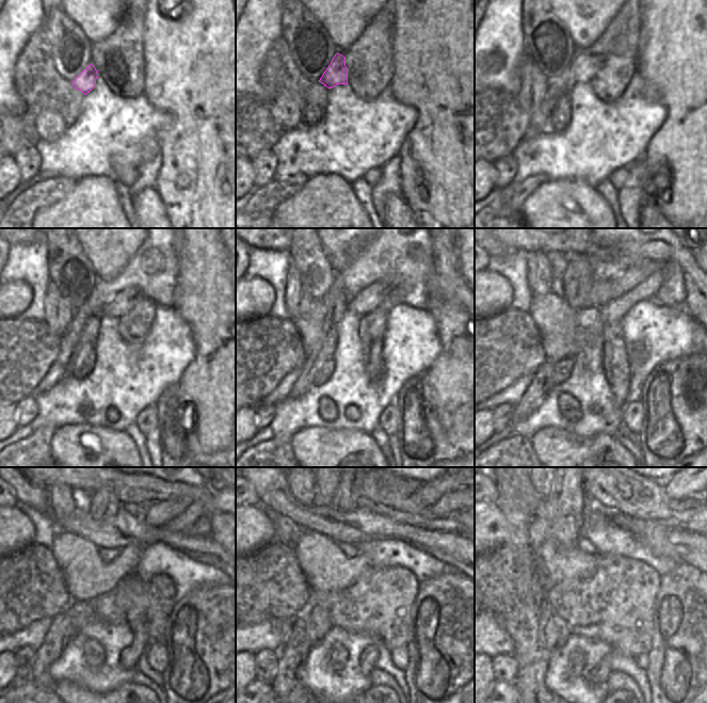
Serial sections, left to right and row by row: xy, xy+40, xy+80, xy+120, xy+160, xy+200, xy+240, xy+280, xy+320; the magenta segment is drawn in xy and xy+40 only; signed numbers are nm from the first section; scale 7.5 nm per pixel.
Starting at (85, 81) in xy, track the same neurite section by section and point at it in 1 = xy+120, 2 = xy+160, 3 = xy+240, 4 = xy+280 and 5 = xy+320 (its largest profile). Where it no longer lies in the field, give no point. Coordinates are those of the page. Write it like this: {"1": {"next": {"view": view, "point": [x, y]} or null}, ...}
{"1": {"next": {"view": "xy+120", "point": [122, 304]}}, "2": {"next": {"view": "xy+160", "point": [368, 300]}}, "3": {"next": {"view": "xy+240", "point": [162, 512]}}, "4": {"next": {"view": "xy+280", "point": [432, 491]}}, "5": {"next": {"view": "xy+320", "point": [677, 489]}}}

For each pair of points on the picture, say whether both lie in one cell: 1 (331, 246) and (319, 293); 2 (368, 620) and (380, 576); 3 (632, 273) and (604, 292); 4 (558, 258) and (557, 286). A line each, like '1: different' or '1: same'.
1: different
2: same
3: different
4: same

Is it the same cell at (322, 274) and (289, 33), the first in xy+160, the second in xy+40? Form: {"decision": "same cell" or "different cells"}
{"decision": "same cell"}

